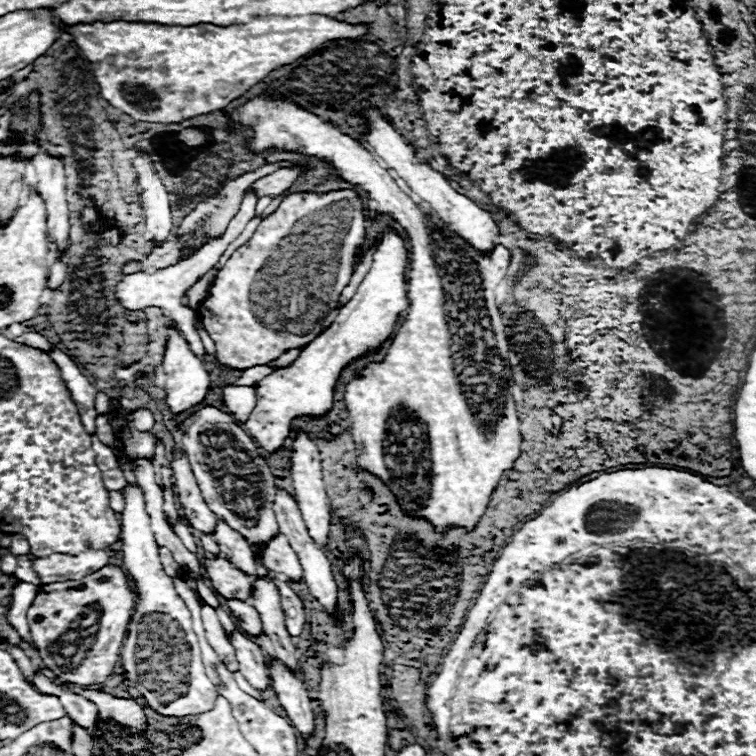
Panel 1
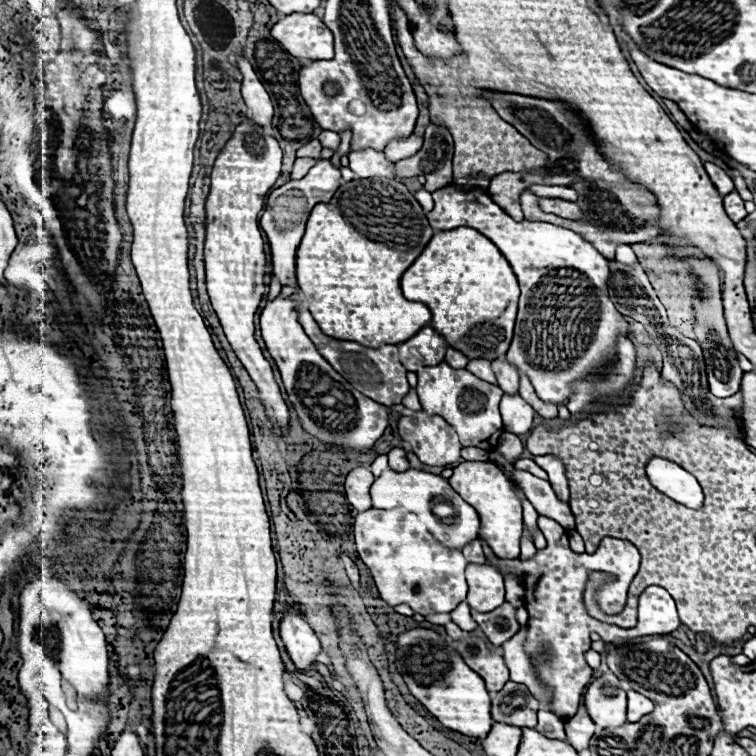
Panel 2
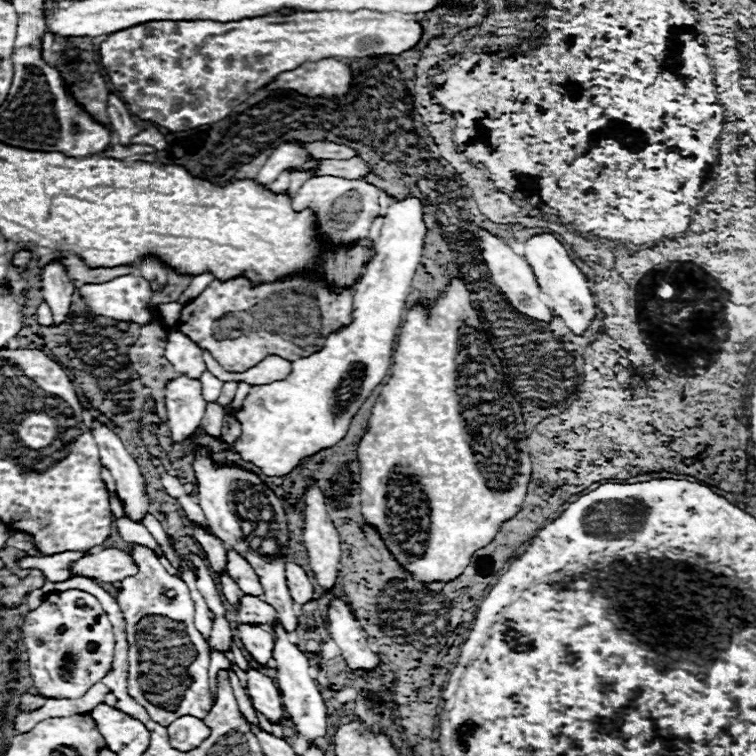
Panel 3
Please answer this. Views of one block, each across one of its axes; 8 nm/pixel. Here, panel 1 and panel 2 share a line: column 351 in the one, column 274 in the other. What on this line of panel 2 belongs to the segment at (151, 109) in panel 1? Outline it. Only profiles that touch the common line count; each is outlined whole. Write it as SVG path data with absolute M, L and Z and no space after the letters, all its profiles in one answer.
M292 12L274 24L270 34L296 58L330 60L334 56L334 36L316 14Z

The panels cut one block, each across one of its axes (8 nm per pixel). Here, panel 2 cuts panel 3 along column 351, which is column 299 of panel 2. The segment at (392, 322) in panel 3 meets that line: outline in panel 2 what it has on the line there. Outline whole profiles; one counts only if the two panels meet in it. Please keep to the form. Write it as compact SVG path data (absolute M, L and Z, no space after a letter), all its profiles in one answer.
M278 296L276 300L268 302L260 316L260 332L274 364L280 370L284 390L298 414L300 426L304 432L324 444L334 444L342 446L344 450L356 450L364 454L376 444L376 440L382 438L384 428L388 426L386 406L354 390L352 384L338 376L338 372L334 372L334 368L322 356L318 356L314 344L298 322L294 306L296 302L290 296Z

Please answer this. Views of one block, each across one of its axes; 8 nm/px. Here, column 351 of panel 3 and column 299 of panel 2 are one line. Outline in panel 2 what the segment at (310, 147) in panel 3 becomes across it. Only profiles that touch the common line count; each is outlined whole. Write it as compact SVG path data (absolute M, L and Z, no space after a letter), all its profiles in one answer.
M310 140L306 146L298 148L296 158L318 158L320 156L320 150L322 150L320 142L318 140Z

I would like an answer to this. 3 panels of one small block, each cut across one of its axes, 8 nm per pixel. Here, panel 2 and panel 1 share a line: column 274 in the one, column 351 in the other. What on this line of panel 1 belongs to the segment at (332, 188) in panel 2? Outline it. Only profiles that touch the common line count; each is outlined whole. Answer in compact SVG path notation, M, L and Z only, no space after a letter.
M356 190L292 192L278 210L260 222L248 244L240 246L216 274L208 296L196 308L198 320L216 344L218 360L228 370L246 370L268 364L280 354L304 348L322 334L322 320L336 306L340 292L348 286L366 240L364 202Z

